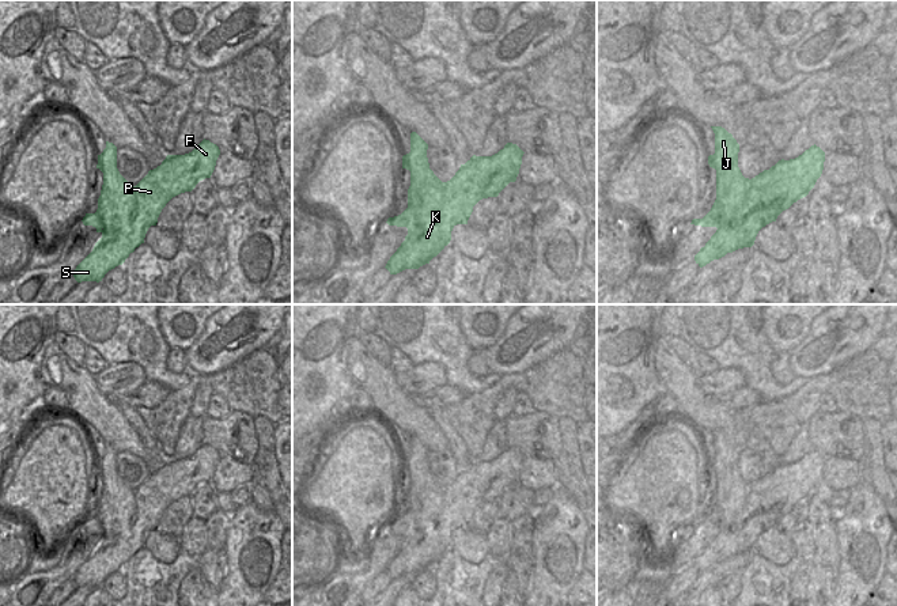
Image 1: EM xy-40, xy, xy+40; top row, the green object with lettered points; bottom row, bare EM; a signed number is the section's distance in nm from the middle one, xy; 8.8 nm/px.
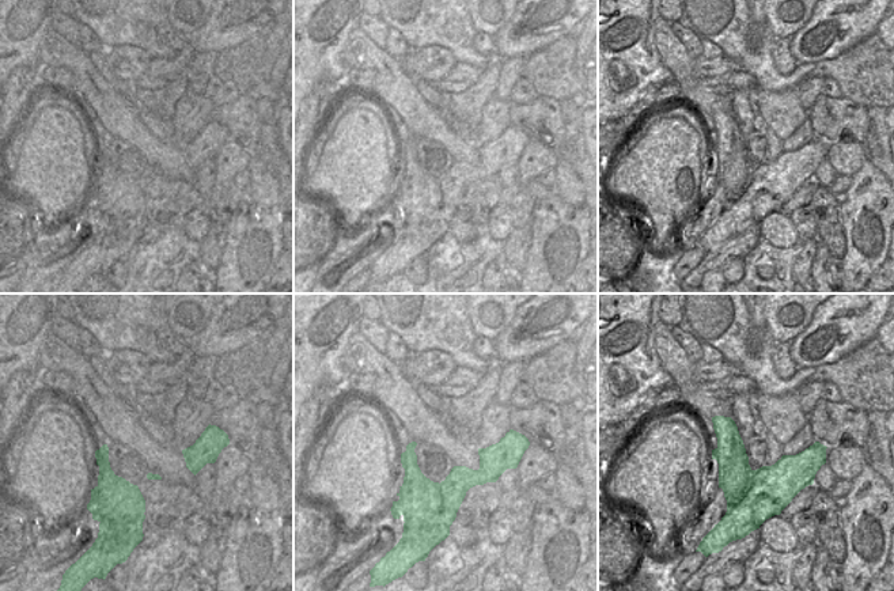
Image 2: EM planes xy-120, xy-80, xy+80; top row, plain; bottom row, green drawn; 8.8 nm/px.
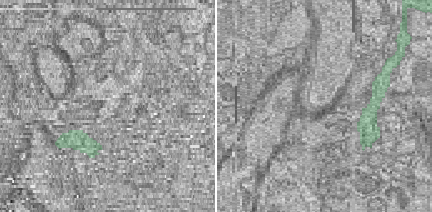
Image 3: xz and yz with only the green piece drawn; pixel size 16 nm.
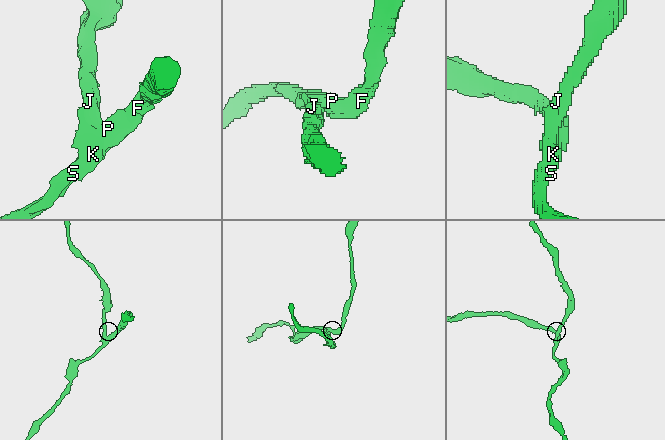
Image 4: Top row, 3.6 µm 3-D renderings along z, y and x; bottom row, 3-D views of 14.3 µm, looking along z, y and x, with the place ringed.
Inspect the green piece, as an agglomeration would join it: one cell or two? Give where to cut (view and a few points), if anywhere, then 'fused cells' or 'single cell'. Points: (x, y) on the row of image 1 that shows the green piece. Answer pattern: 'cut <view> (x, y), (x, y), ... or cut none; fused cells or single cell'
cut xy (445, 182), (439, 218), (415, 226), (408, 234); fused cells

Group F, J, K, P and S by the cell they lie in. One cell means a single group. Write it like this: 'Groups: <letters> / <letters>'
Groups: F K P S / J

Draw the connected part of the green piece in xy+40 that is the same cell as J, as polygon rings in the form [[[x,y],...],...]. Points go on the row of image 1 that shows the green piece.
[[[722,126],[711,128],[715,133],[715,154],[708,156],[708,164],[716,170],[716,200],[703,219],[693,219],[690,224],[718,228],[737,219],[750,179],[738,167],[739,144],[733,135]]]

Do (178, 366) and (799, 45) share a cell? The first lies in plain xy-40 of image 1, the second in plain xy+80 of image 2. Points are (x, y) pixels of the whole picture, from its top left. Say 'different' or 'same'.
different

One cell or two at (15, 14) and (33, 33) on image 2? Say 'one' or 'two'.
one

